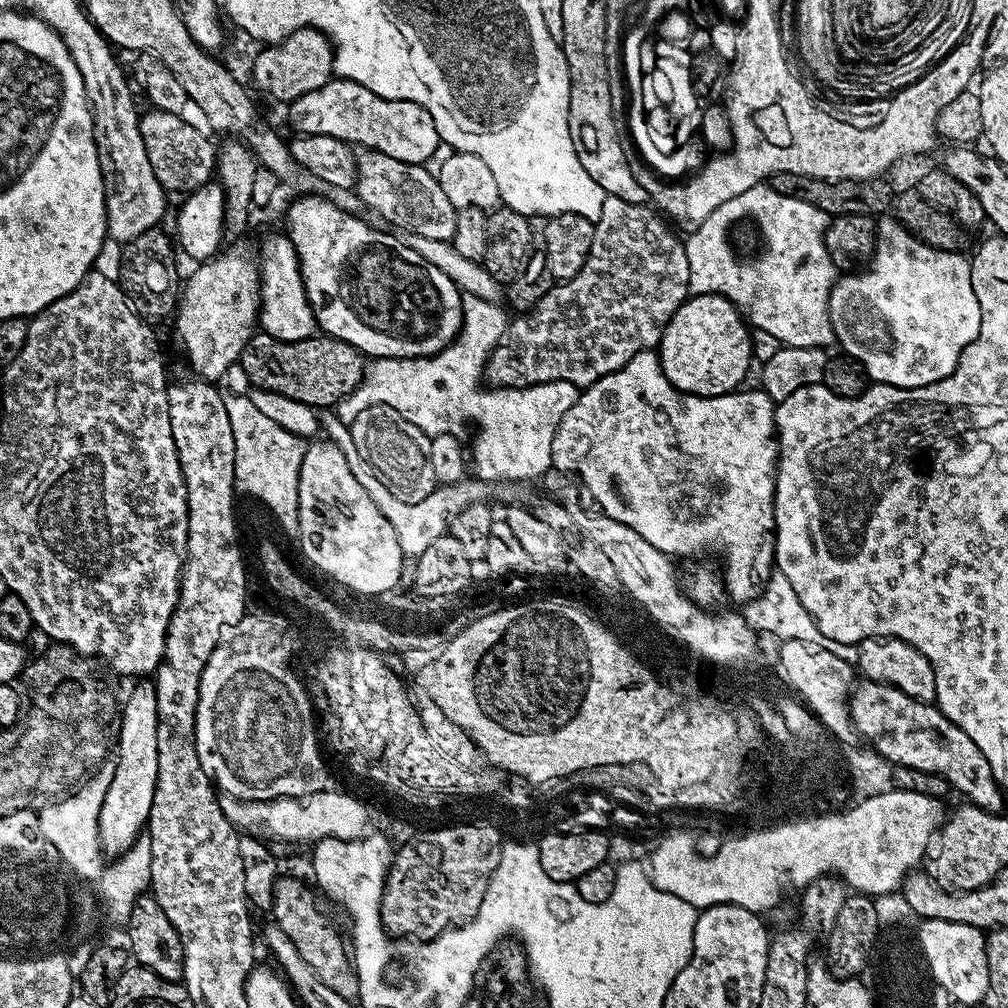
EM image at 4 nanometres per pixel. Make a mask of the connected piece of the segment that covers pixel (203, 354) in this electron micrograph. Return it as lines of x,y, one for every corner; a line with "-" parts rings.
228,252
217,255
215,258
196,266
188,285
183,285
178,296
178,307
174,312
176,320
176,336
182,347
188,351
188,360
194,367
200,368
199,379
209,382
219,381
219,376
228,367
235,365
240,359
246,342
254,334
258,324
260,311
260,293
258,285
261,283
257,261
243,256
240,252

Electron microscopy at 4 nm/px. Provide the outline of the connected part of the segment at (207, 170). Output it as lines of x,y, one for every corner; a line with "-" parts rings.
145,111
140,117
140,133
146,146
146,158
150,158
150,166
154,166
154,174
164,187
165,193
180,192
187,194
203,188
213,179
216,166
217,149
212,148
211,139
199,133
189,123
174,112

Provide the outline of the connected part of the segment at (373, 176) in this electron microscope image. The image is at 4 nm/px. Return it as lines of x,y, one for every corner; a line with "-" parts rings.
360,148
356,155
355,193
368,212
380,217
385,225
408,232
409,237
421,236
435,240
451,241
456,221
456,207
446,198
439,179
428,174
423,164
398,162
390,154
373,152
370,148

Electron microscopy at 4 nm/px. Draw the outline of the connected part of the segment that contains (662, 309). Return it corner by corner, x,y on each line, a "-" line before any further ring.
605,195
602,214
594,223
594,242
582,270
578,270
574,278
557,283
529,312
513,319
496,348
489,353
483,379
491,387
526,388
529,384
549,384
559,380
577,386
598,382
626,366
634,354
655,349
664,327
678,306
688,299
690,262
686,258
685,241
679,240
664,225
663,215
644,204
622,202
622,198

